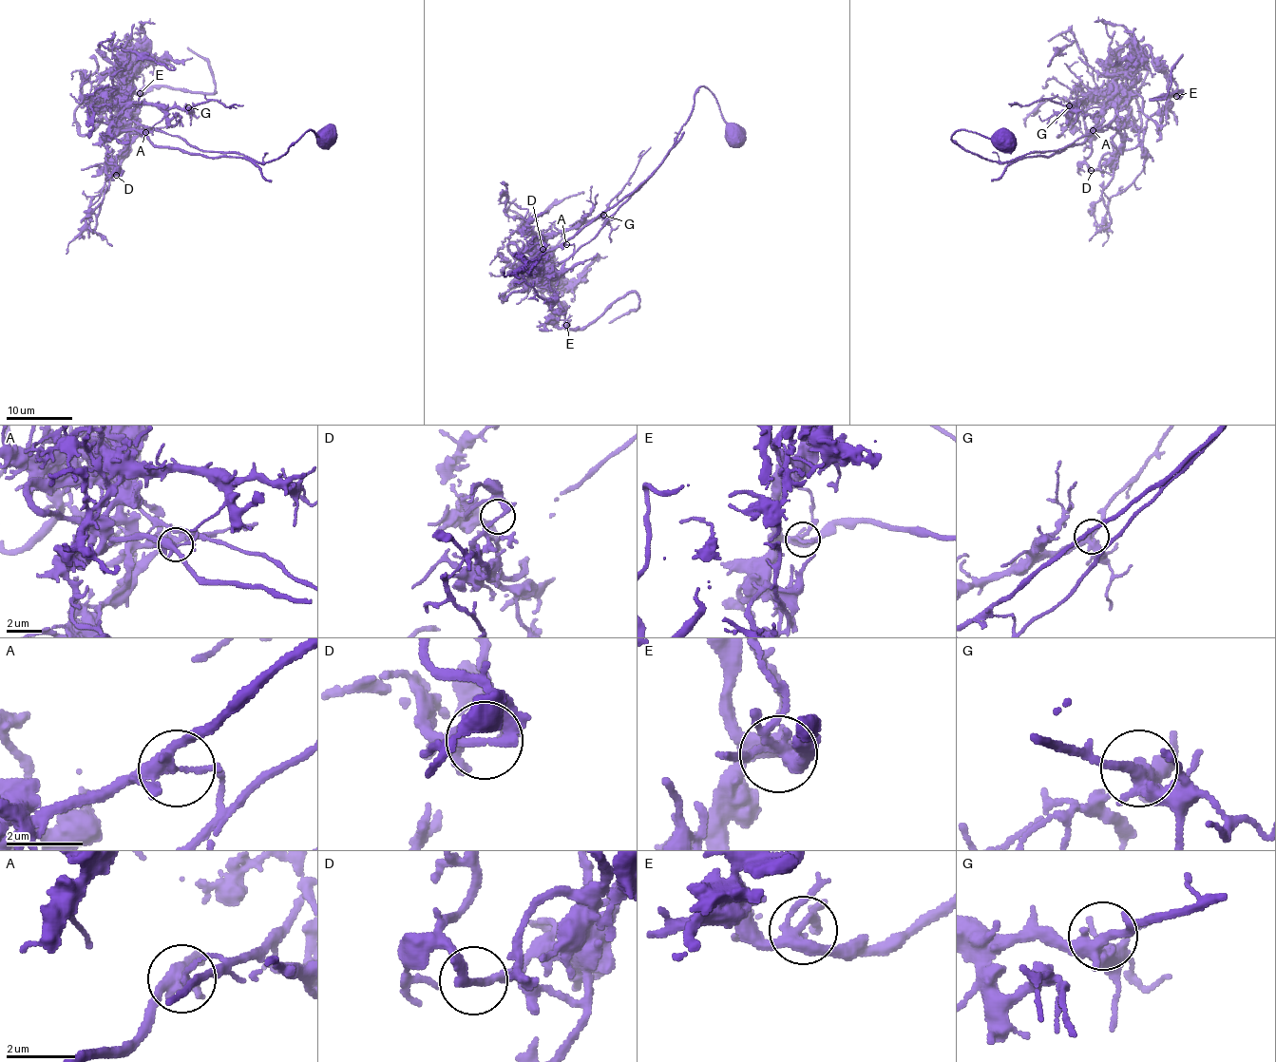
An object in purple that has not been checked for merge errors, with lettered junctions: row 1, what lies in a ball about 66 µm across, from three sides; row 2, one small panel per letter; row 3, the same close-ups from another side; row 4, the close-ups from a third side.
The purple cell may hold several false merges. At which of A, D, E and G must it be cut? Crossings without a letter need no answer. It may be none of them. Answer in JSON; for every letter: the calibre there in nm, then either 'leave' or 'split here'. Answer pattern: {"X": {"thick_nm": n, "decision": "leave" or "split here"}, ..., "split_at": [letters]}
{"A": {"thick_nm": 280, "decision": "split here"}, "D": {"thick_nm": 220, "decision": "split here"}, "E": {"thick_nm": 320, "decision": "leave"}, "G": {"thick_nm": 360, "decision": "leave"}, "split_at": ["A", "D"]}

